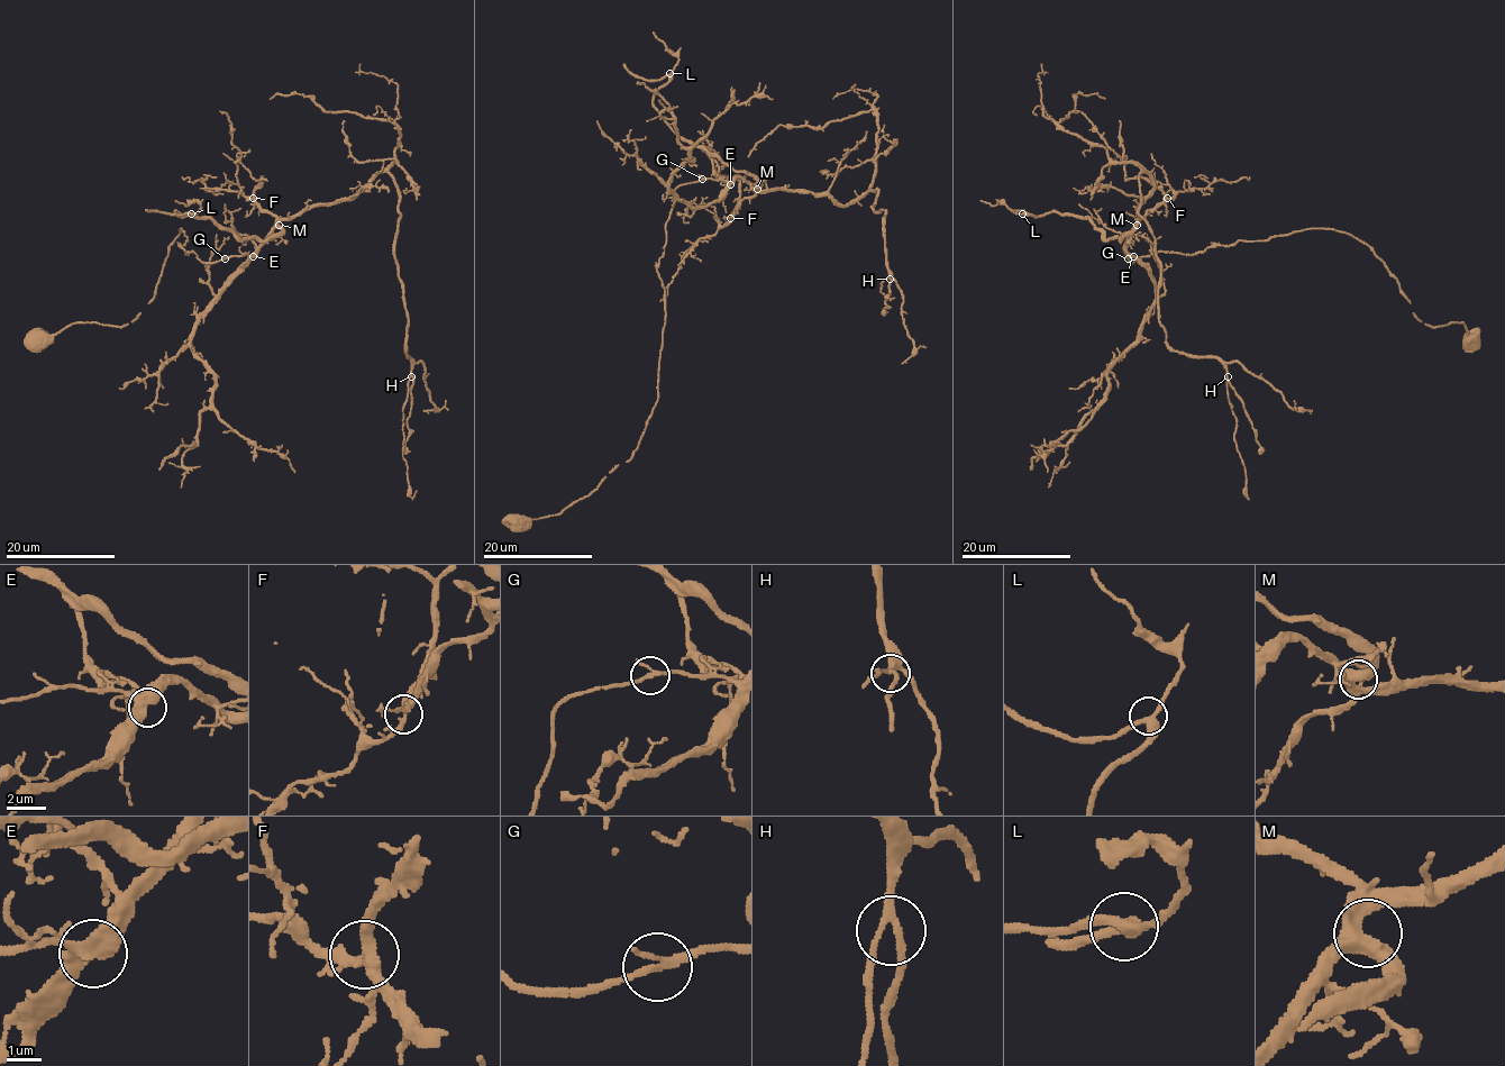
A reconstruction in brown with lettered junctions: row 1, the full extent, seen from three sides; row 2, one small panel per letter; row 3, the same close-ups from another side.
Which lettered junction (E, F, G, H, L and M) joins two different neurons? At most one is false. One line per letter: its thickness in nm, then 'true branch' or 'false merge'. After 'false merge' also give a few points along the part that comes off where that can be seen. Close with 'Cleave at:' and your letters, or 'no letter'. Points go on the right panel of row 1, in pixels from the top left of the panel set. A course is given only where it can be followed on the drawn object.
E: 420 nm thick; true branch
F: 300 nm thick; true branch
G: 170 nm thick; true branch
H: 190 nm thick; true branch
L: 320 nm thick; true branch
M: 440 nm thick; true branch
Cleave at: no letter

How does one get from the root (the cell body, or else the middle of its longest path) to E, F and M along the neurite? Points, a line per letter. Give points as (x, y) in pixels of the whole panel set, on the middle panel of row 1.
E: (514, 518), (559, 515), (632, 456), (657, 400), (665, 322), (657, 264), (674, 191), (702, 179), (730, 184)
F: (514, 518), (559, 515), (638, 447), (657, 400), (657, 264), (676, 189), (741, 178), (754, 194), (730, 218)
M: (514, 518), (559, 515), (638, 447), (657, 400), (665, 322), (657, 264), (676, 189), (733, 178), (757, 189)

